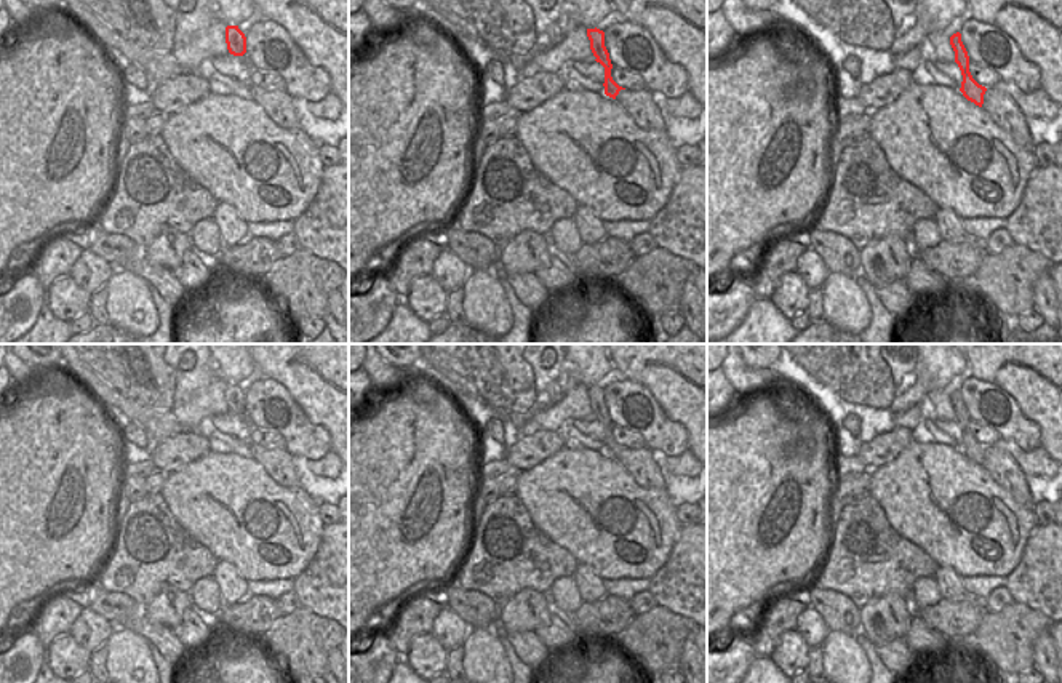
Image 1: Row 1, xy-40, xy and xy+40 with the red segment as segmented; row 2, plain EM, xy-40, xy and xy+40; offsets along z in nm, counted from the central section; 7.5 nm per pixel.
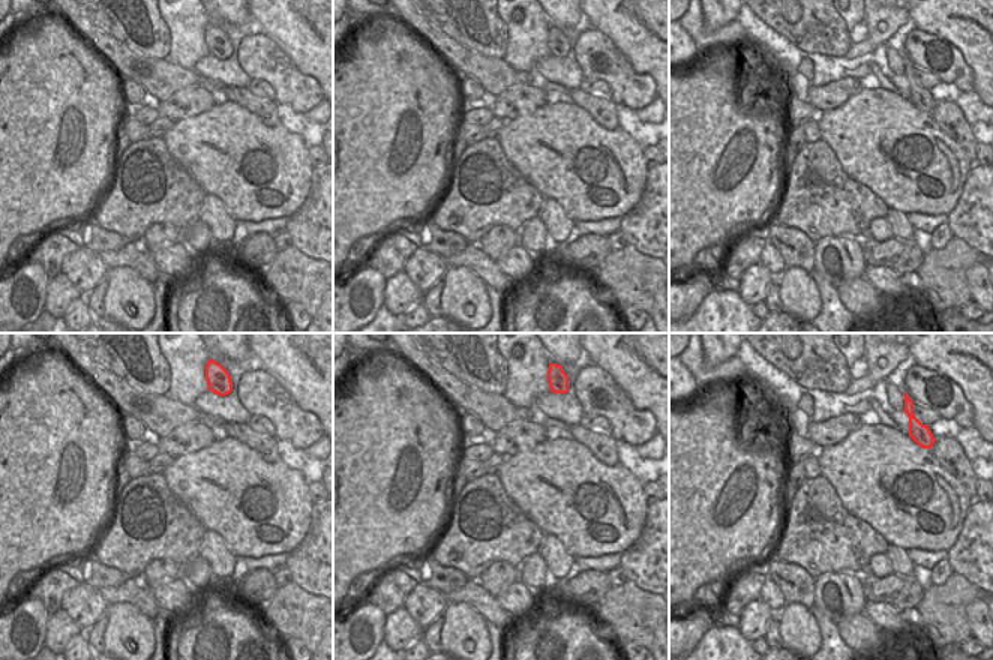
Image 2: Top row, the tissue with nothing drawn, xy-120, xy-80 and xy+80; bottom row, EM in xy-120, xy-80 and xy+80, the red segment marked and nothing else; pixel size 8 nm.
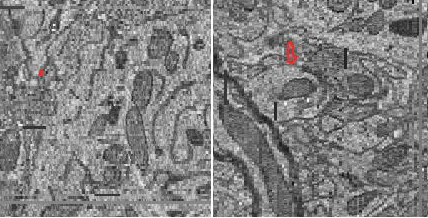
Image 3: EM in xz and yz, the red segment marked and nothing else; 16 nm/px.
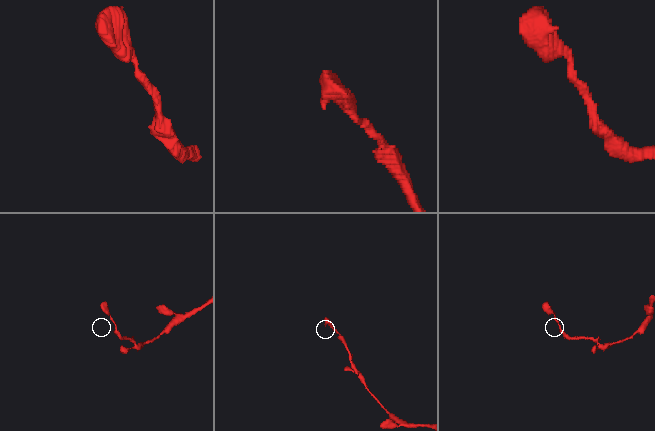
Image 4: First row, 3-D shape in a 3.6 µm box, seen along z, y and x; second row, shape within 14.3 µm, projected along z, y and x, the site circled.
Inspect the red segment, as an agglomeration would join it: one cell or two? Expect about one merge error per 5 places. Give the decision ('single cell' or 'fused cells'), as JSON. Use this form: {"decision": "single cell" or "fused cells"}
{"decision": "single cell"}

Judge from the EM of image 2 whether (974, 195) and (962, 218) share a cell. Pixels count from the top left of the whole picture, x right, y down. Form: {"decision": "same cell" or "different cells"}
{"decision": "same cell"}

